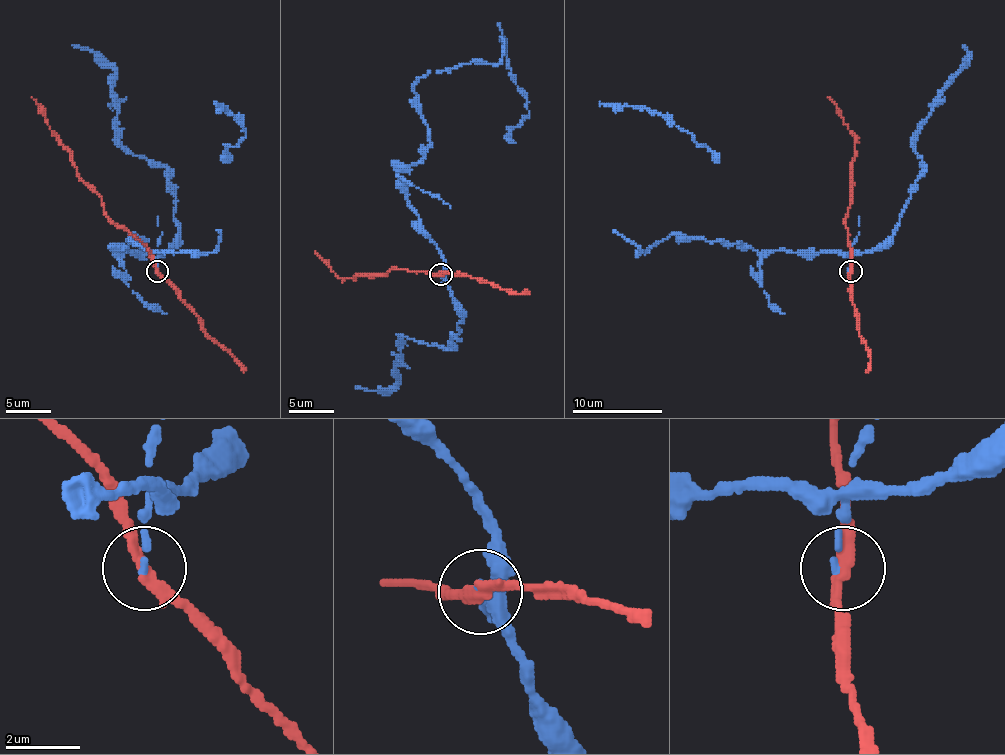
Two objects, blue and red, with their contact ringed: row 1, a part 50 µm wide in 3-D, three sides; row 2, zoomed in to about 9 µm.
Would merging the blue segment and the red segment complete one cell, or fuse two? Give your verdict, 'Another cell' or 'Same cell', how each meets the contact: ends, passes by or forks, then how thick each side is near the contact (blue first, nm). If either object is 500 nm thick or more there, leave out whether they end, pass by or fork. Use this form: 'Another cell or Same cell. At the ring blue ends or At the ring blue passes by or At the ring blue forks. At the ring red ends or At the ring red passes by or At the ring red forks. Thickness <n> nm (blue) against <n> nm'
Another cell. At the ring blue ends. At the ring red passes by. Thickness 190 nm (blue) against 320 nm

